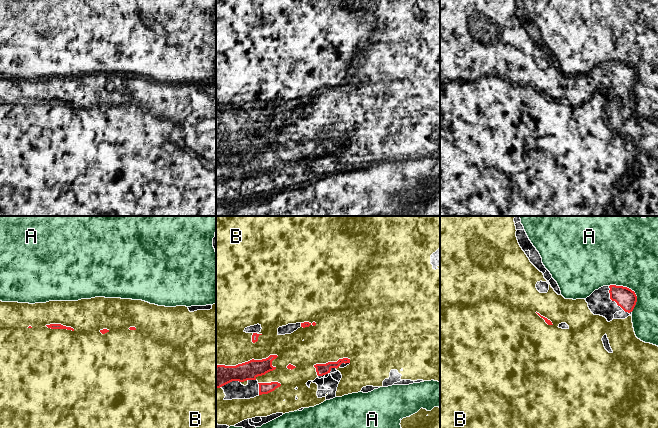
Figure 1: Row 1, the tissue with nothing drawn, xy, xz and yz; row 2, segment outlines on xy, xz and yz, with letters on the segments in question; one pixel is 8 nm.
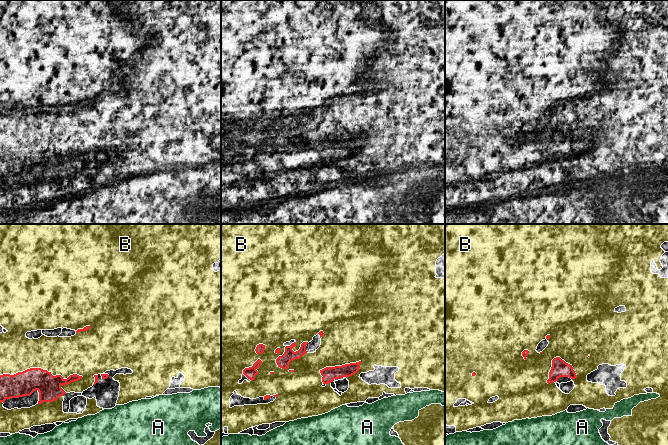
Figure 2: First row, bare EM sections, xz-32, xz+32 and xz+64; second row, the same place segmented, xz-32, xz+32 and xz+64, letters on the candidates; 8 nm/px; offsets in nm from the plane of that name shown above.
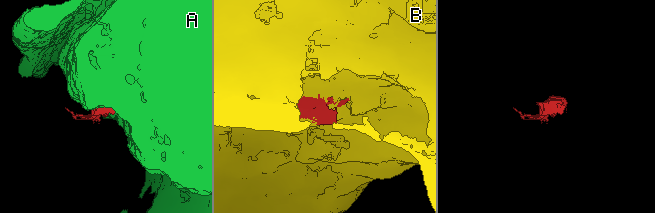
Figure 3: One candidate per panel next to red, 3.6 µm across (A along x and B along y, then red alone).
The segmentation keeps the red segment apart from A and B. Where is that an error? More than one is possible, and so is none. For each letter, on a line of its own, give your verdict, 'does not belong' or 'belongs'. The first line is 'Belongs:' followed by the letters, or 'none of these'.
Belongs: B
A: does not belong
B: belongs

